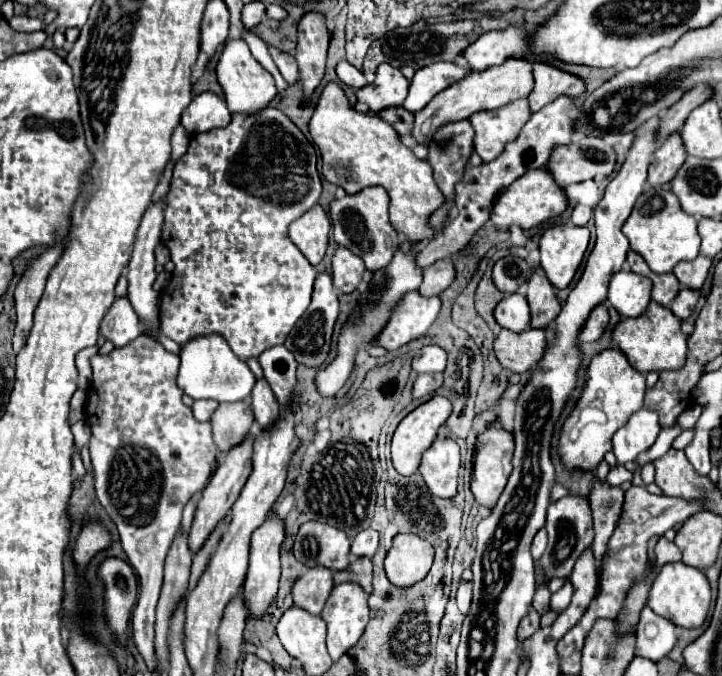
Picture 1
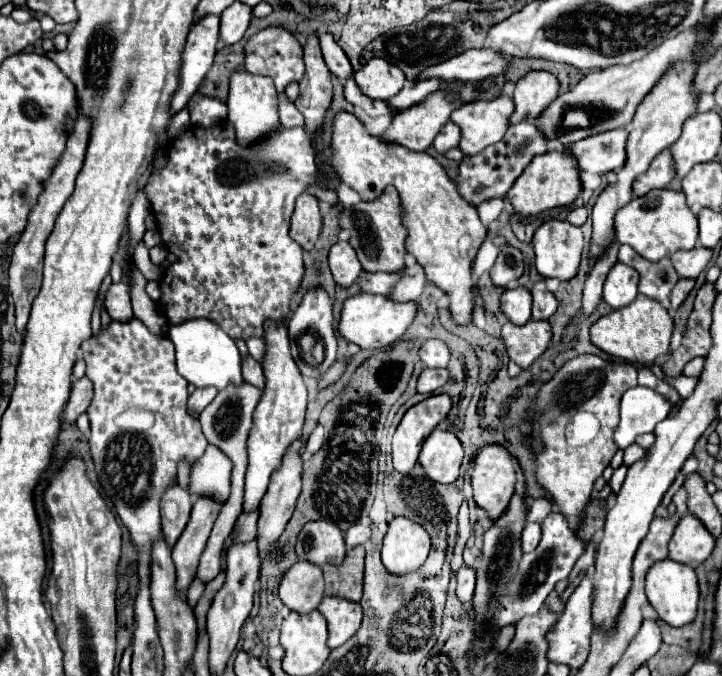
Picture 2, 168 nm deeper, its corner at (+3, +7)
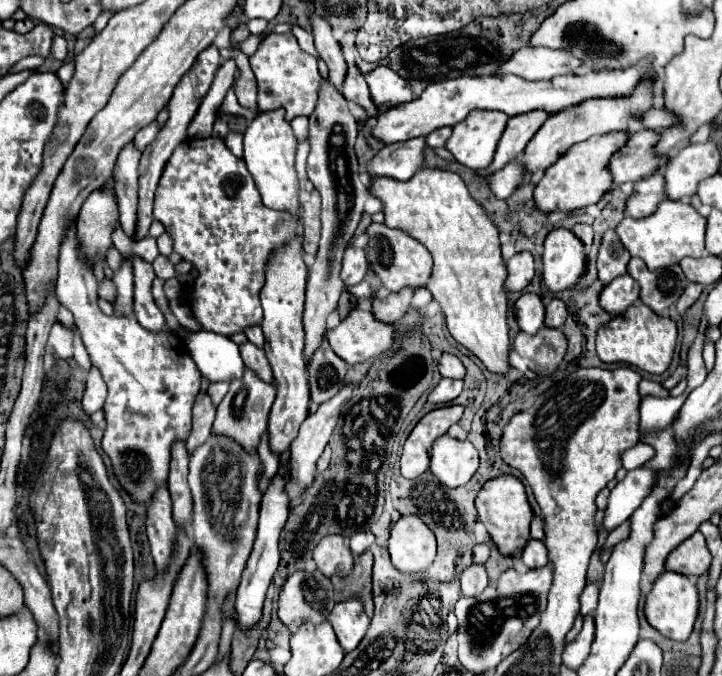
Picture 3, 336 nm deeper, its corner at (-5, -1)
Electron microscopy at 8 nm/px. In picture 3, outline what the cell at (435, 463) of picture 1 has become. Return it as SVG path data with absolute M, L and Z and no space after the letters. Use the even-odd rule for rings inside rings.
M441 436L431 448L431 472L447 488L463 486L479 468L479 454L469 440Z

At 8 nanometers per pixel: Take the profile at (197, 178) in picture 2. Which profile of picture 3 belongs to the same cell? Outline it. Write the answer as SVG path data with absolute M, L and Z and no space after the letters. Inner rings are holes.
M187 138L183 140L183 144L179 144L179 148L175 148L171 160L165 164L163 168L163 174L161 174L161 180L159 180L159 186L157 186L157 192L155 192L155 206L153 206L153 216L165 226L165 232L173 238L173 250L179 252L183 256L183 260L191 262L197 270L199 270L199 276L195 280L195 284L191 286L191 296L193 296L193 302L191 302L191 310L197 318L197 322L205 328L205 330L211 330L211 332L217 332L217 334L223 334L223 336L231 336L235 332L243 332L247 326L253 326L253 324L261 324L263 320L263 312L261 312L261 302L259 302L259 290L263 288L265 284L265 262L269 260L271 252L279 246L283 246L285 242L289 242L293 236L295 236L295 228L299 222L295 222L297 218L287 214L287 212L273 212L271 208L263 206L261 202L261 196L259 196L259 190L255 188L255 182L253 182L253 176L247 172L243 160L235 158L231 154L231 150L225 146L223 140L219 138Z

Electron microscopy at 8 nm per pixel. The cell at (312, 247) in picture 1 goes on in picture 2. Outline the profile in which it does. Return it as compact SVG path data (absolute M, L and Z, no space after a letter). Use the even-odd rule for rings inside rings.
M309 192L301 194L297 198L297 206L291 216L291 230L289 230L291 238L299 242L305 250L313 250L321 234L321 228L323 228L323 218L317 198L311 196Z

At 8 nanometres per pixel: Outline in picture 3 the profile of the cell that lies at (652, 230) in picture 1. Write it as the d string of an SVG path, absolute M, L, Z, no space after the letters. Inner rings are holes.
M663 200L655 214L641 220L625 216L617 226L617 234L631 256L645 260L651 270L679 264L687 256L701 258L705 254L705 218L687 202Z

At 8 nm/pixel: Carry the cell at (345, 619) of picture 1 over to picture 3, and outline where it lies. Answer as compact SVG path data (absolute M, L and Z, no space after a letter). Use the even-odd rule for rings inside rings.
M351 598L347 602L337 602L327 620L335 628L337 640L345 652L357 648L371 622L363 610L363 602L357 598Z

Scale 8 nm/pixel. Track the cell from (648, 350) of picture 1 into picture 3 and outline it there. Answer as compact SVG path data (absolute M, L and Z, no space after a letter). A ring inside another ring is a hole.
M635 304L597 330L597 356L607 364L627 362L649 374L663 374L671 364L675 342L677 326L673 320L655 316L645 304Z

